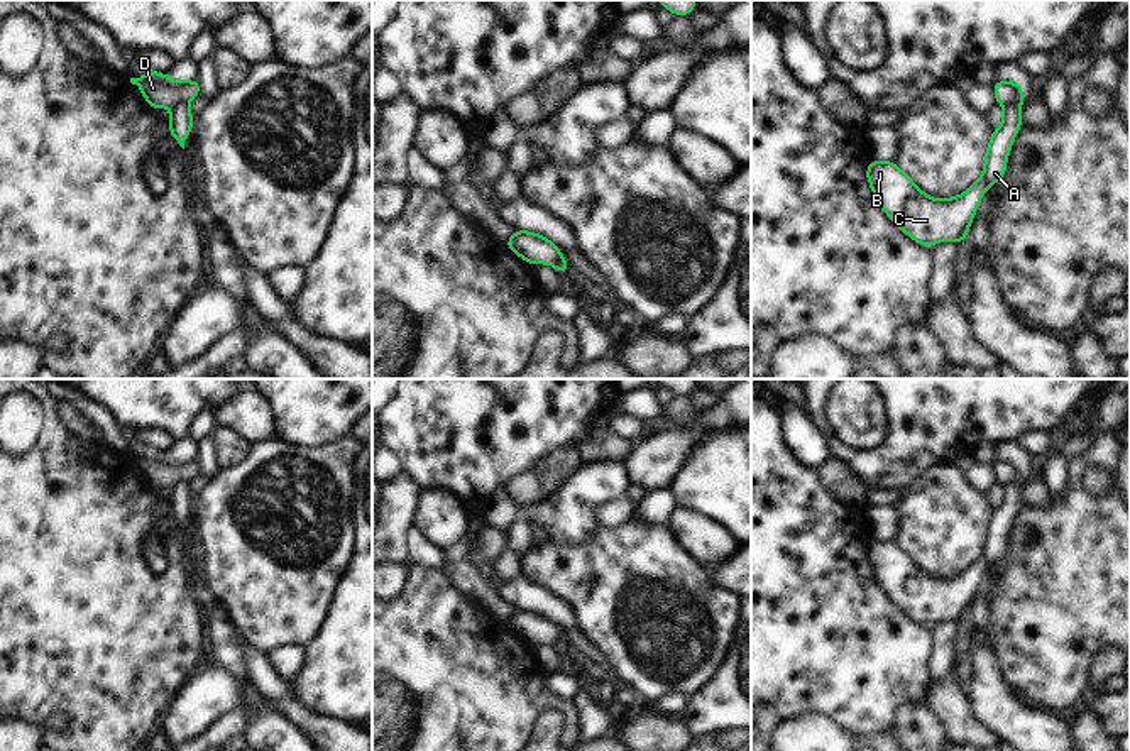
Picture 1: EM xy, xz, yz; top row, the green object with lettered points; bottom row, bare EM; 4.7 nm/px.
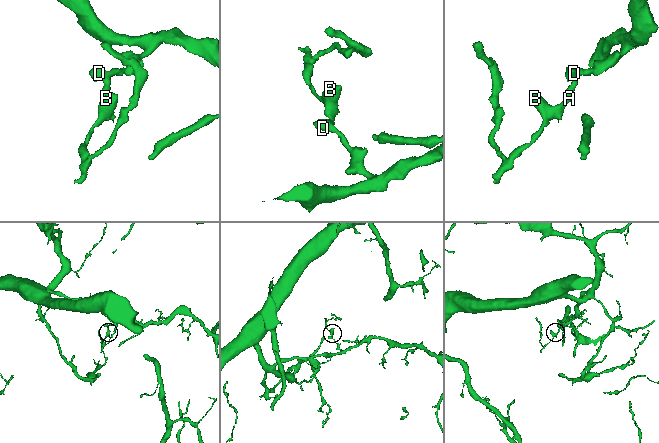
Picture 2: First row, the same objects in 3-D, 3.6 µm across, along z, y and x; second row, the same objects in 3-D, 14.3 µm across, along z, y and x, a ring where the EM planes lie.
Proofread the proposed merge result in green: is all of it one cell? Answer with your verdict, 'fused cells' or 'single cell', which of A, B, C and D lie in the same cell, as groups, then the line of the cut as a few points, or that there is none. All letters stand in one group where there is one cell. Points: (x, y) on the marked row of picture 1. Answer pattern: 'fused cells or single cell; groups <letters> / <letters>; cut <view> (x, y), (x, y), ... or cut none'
fused cells; groups A B C / D; cut yz (1020, 92), (1003, 105)

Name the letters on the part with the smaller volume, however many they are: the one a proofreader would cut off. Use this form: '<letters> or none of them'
A, B, C

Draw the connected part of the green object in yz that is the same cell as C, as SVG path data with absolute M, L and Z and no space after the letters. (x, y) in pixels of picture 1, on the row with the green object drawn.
M1023 93L1003 105L1003 120L991 132L981 178L963 195L947 200L927 196L893 161L868 161L866 179L888 215L912 240L929 249L944 240L966 245L966 233L981 196L1007 173L1007 159L1020 130Z

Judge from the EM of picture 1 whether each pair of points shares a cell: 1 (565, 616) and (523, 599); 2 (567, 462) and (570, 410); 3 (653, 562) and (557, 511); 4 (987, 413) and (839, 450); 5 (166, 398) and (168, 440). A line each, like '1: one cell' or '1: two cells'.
1: one cell
2: two cells
3: two cells
4: one cell
5: two cells

